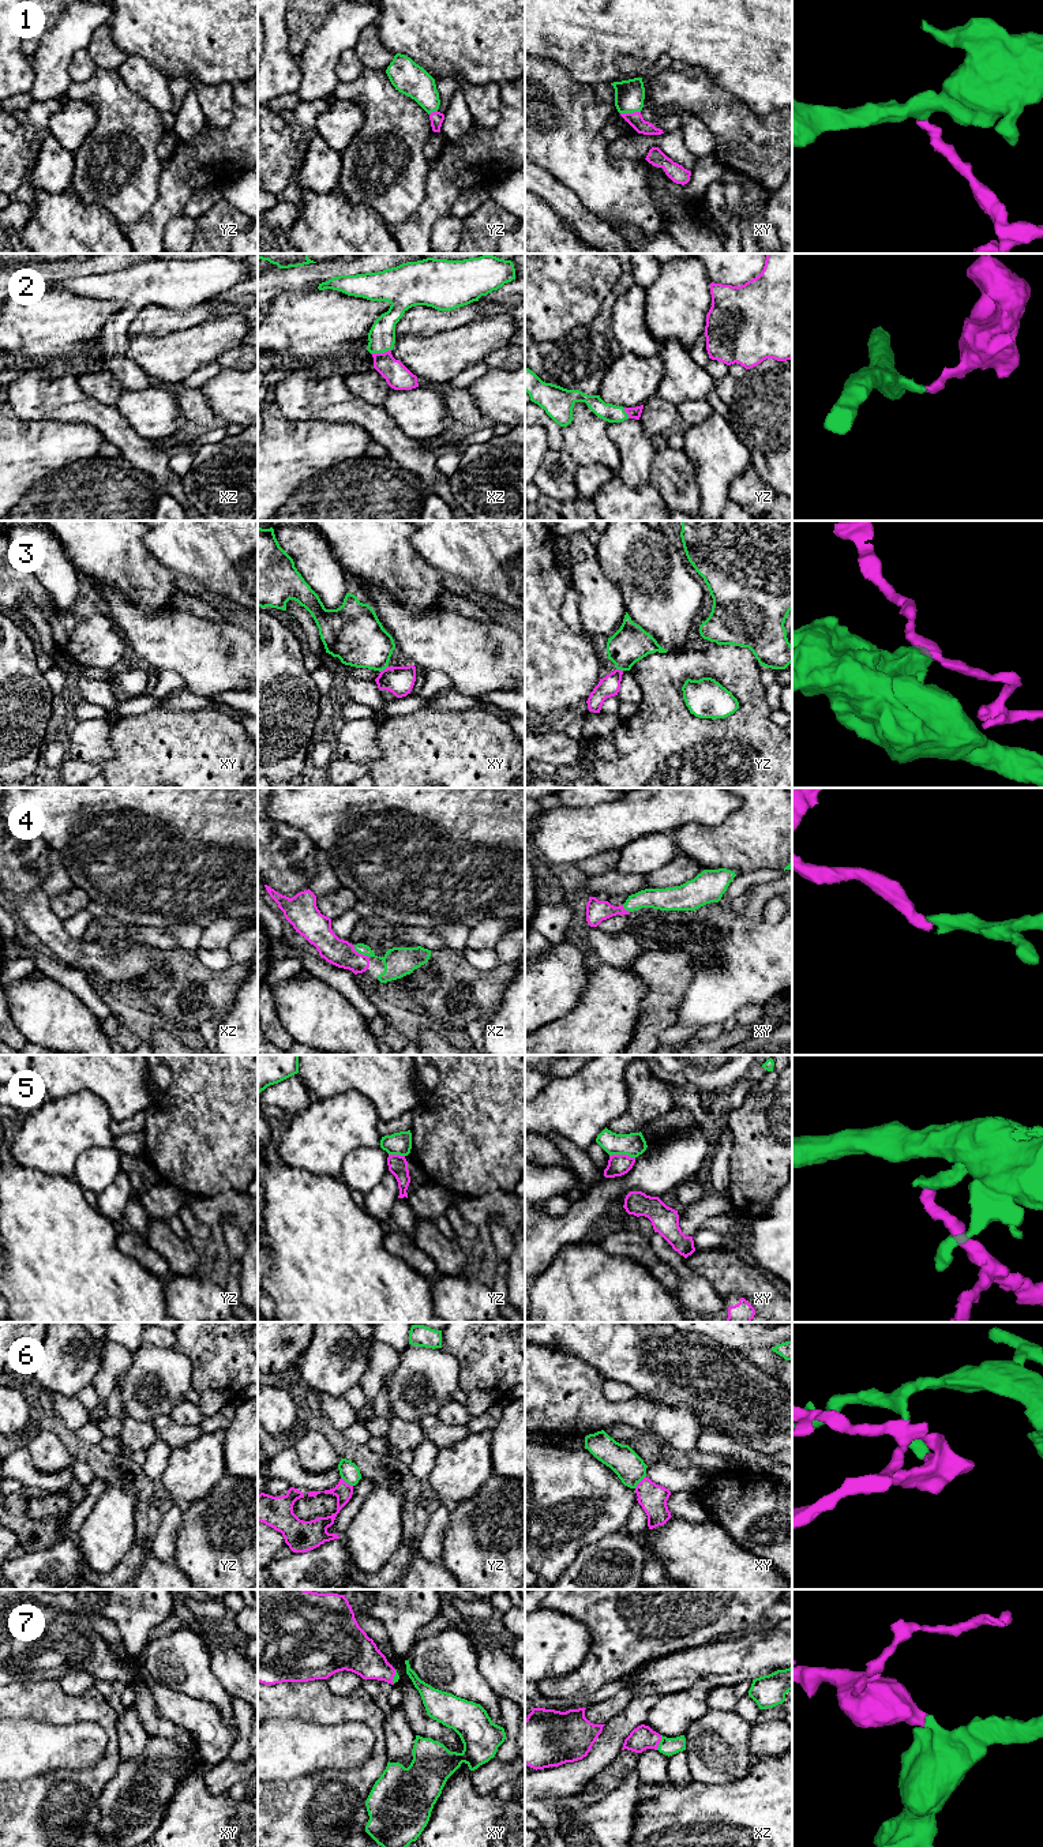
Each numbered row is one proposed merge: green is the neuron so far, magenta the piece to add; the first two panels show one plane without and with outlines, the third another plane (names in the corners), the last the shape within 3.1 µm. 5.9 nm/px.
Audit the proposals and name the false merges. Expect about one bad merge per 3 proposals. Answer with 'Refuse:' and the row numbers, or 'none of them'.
Refuse: 1, 3, 5, 6

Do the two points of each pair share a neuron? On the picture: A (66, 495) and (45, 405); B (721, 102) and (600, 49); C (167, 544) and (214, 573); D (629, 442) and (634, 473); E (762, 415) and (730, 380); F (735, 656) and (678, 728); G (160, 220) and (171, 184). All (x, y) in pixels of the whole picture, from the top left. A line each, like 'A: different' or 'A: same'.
A: different
B: different
C: same
D: same
E: different
F: same
G: same

